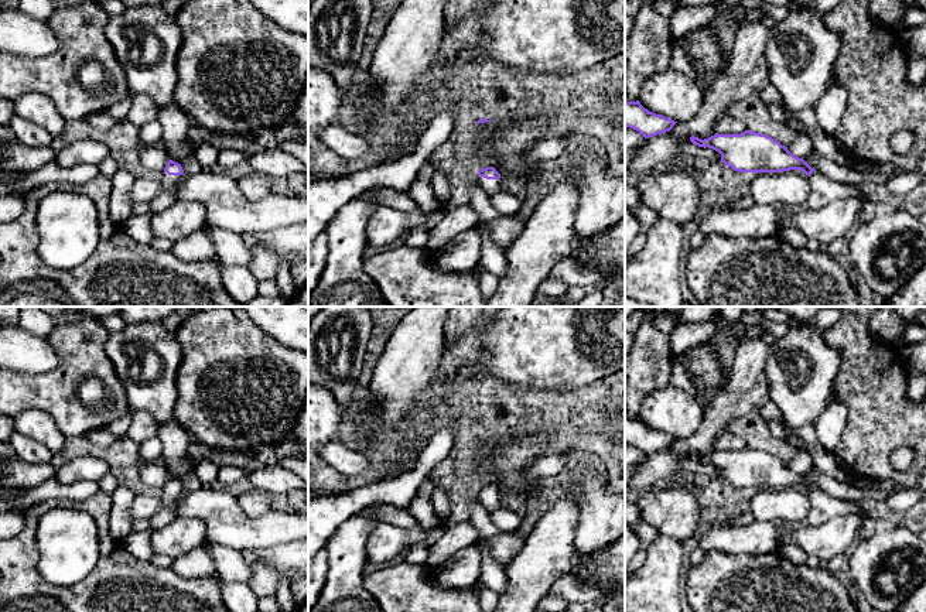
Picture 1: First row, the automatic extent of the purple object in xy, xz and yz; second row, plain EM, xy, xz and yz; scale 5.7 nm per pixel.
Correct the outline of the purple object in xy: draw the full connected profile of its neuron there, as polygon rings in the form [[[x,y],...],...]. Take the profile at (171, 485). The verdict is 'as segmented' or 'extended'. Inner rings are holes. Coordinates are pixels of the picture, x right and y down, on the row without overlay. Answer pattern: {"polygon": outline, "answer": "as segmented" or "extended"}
{"polygon": [[[170,476],[164,485],[164,488],[158,492],[167,502],[167,506],[156,513],[150,519],[150,529],[163,529],[170,524],[177,516],[174,510],[168,506],[181,492],[184,486],[181,481]]], "answer": "extended"}

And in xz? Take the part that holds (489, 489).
{"polygon": [[[486,483],[478,488],[479,503],[491,513],[500,506],[500,490],[493,483]]], "answer": "extended"}

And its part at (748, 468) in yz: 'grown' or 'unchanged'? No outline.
grown

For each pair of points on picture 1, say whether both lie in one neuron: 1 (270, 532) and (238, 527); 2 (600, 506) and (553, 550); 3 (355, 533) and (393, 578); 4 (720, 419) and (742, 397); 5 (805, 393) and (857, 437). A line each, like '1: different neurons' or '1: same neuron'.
1: same neuron
2: different neurons
3: different neurons
4: same neuron
5: different neurons

